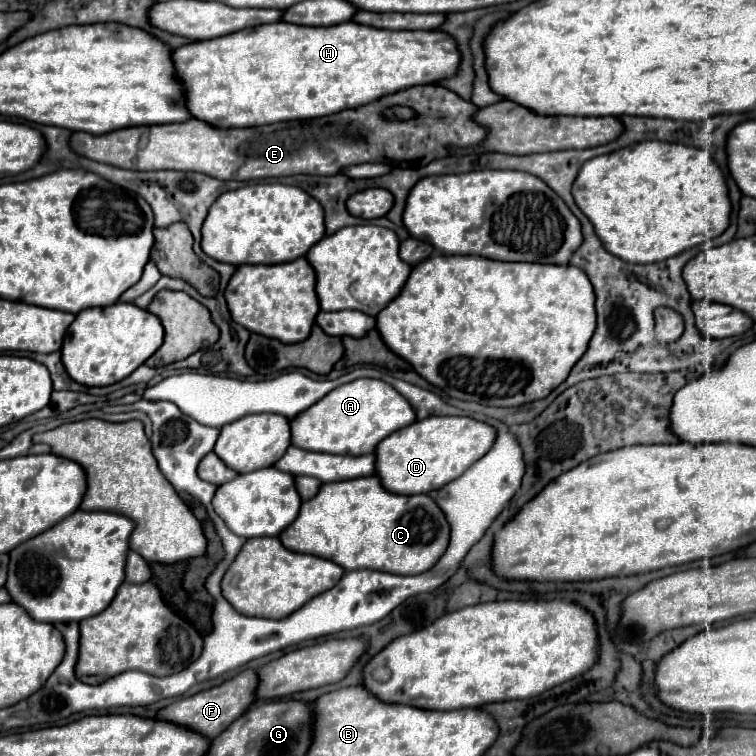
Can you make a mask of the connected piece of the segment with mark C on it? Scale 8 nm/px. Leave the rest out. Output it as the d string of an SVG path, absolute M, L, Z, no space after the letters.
M376 475L338 483L322 483L318 493L302 503L294 523L290 523L290 527L280 533L280 541L286 549L330 559L344 571L376 569L396 575L418 575L434 567L448 547L448 537L450 525L440 507L428 495L394 495L380 485Z

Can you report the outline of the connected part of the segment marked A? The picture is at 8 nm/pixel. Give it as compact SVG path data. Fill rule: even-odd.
M356 379L336 387L316 405L302 411L298 419L290 421L290 431L294 447L306 447L310 451L322 453L366 455L374 453L376 445L384 437L414 421L416 415L410 403L406 403L406 399L402 399L394 387L380 379Z

